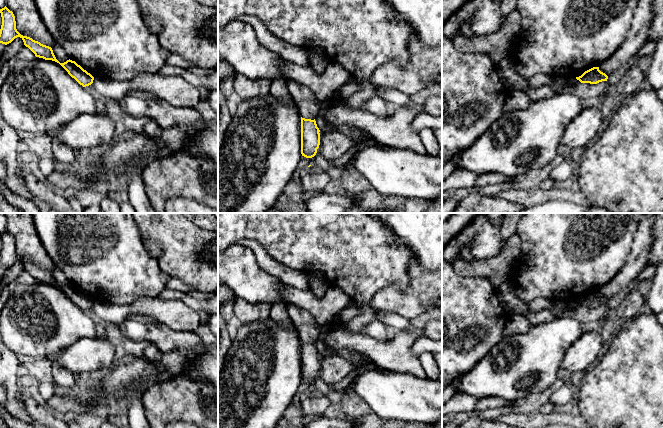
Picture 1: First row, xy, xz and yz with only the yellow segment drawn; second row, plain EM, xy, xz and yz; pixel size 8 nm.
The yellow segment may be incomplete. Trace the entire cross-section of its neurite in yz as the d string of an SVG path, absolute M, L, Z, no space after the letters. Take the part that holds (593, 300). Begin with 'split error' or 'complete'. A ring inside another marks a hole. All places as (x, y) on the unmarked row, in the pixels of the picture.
complete; M593 291L585 295L581 300L576 301L581 307L597 308L602 305L607 305L608 300L599 294L599 291Z

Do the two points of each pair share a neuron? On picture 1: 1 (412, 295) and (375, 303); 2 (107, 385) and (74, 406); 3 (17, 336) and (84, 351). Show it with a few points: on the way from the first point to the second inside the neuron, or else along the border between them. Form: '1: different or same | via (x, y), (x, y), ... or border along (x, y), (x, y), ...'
1: same | via (403, 300), (384, 300)
2: same | via (99, 393), (82, 406)
3: different | border along (89, 338), (82, 337), (61, 350)

